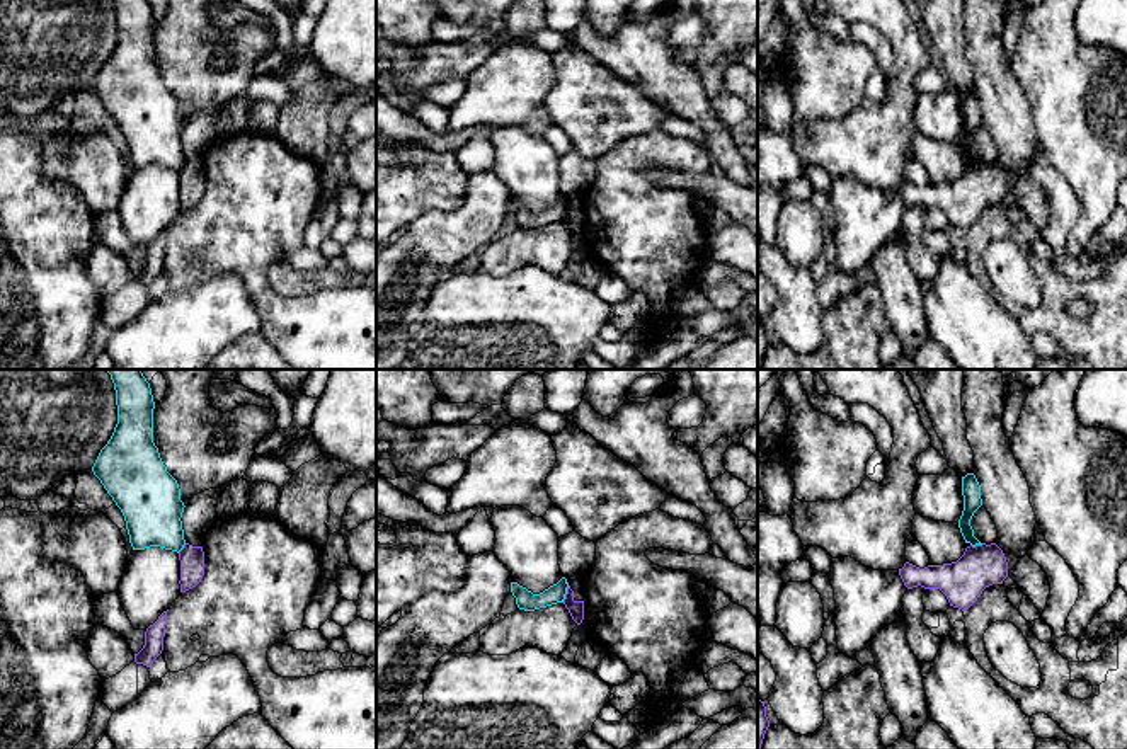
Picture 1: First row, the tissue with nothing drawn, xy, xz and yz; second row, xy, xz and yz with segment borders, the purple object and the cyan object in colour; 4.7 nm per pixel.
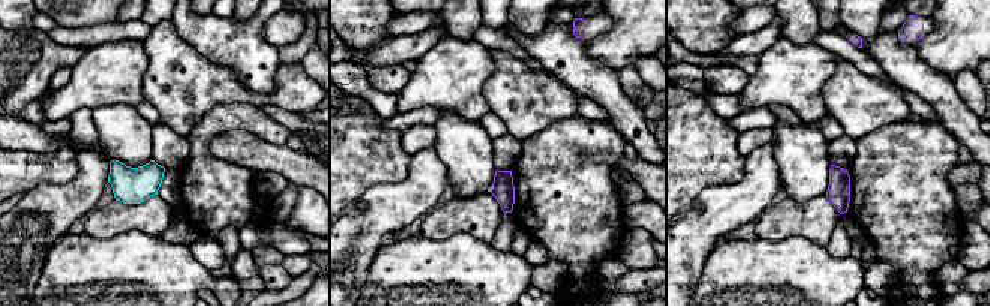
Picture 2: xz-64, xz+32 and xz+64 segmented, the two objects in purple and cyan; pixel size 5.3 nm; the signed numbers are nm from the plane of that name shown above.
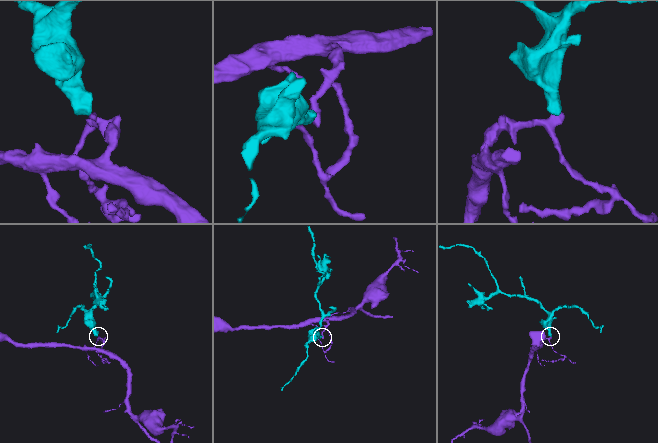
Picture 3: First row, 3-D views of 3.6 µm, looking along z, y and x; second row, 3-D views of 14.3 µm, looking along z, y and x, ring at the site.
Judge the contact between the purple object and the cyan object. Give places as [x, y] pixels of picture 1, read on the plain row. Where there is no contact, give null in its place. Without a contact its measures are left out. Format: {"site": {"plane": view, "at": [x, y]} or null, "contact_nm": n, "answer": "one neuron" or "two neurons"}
{"site": {"plane": "xz", "at": [567, 211]}, "contact_nm": 100, "answer": "two neurons"}

